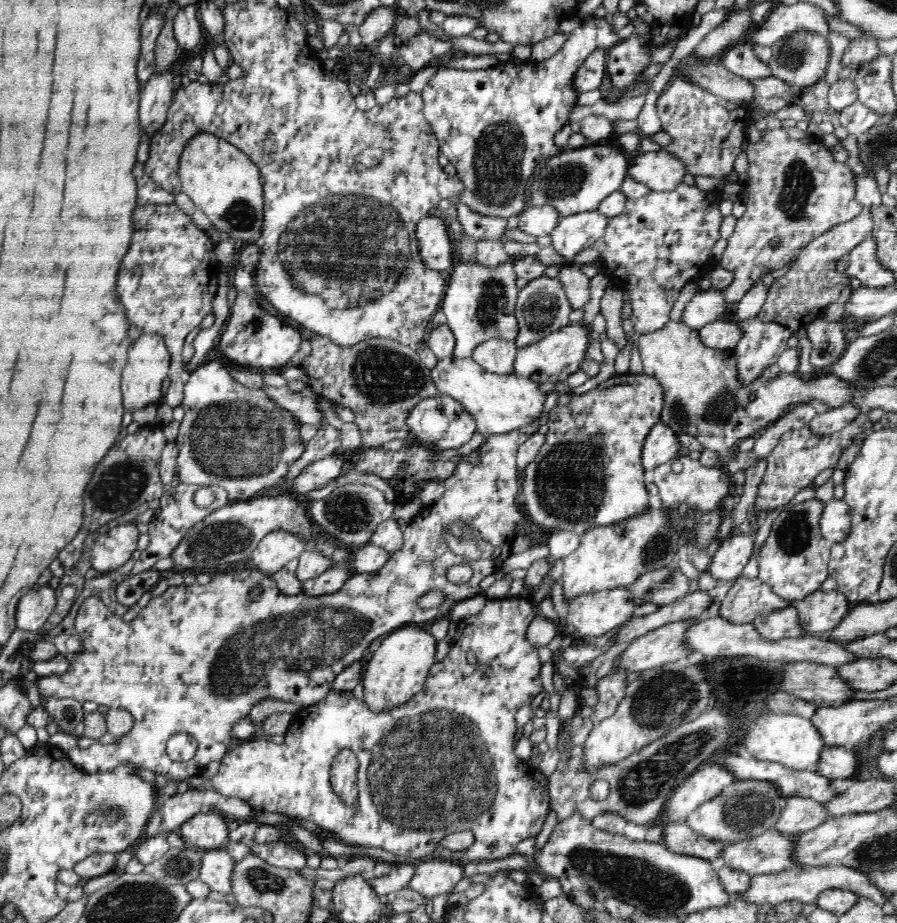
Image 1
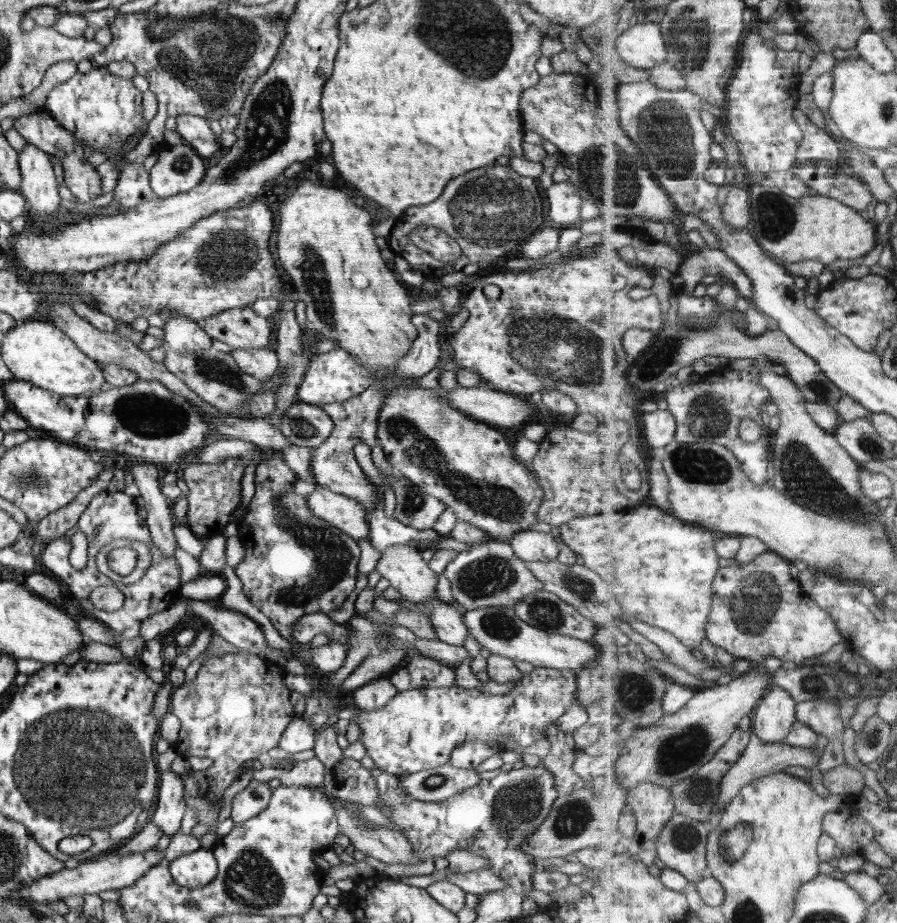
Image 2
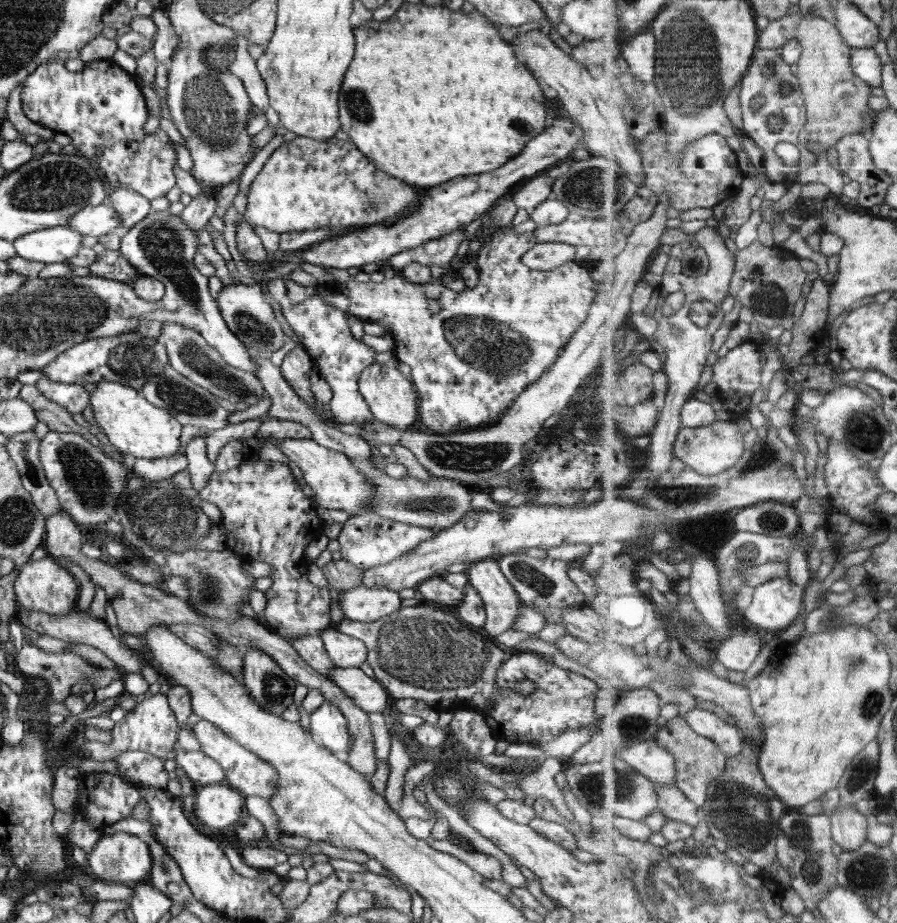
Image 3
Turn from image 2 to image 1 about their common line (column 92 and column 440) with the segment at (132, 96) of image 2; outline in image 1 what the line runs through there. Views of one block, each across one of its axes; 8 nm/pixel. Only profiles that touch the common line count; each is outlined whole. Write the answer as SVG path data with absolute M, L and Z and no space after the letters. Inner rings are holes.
M591 16L584 18L579 28L564 36L557 54L543 62L528 59L500 62L479 70L438 69L421 92L423 113L438 139L439 149L456 168L460 182L464 185L459 202L484 216L506 219L519 216L530 205L527 202L527 189L536 168L562 152L554 143L554 135L569 124L568 116L577 106L579 93L573 81L578 68L592 52L600 48L608 50L619 42L617 32L605 19Z

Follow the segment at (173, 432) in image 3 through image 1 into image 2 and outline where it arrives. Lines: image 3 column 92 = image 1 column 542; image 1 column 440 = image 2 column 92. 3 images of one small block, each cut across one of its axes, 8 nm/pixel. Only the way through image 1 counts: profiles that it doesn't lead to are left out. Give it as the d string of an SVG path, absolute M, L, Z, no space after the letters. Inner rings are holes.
M48 320L20 322L10 332L1 336L2 358L18 380L32 383L54 394L74 397L97 395L108 387L103 371L100 370L97 362L86 356L86 353L82 352L65 332L56 328Z

